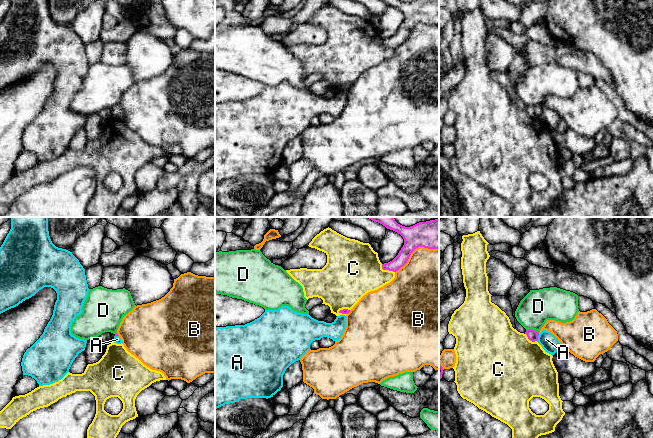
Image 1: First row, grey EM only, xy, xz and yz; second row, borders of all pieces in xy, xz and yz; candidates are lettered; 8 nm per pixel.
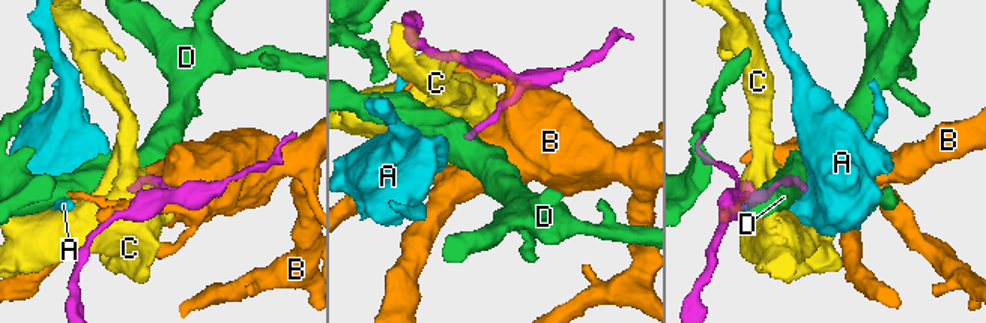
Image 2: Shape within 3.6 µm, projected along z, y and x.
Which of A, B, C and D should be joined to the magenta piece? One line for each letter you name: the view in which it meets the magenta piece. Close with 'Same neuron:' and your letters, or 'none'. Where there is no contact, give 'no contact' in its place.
Same neuron: none

